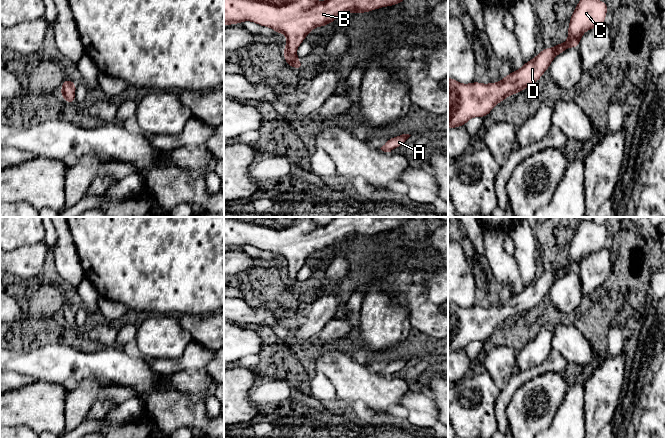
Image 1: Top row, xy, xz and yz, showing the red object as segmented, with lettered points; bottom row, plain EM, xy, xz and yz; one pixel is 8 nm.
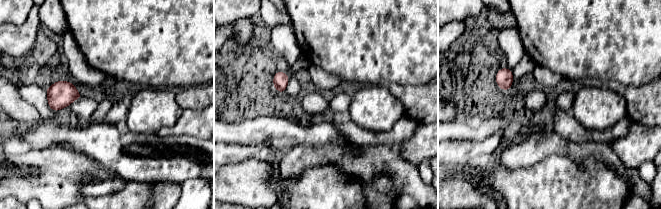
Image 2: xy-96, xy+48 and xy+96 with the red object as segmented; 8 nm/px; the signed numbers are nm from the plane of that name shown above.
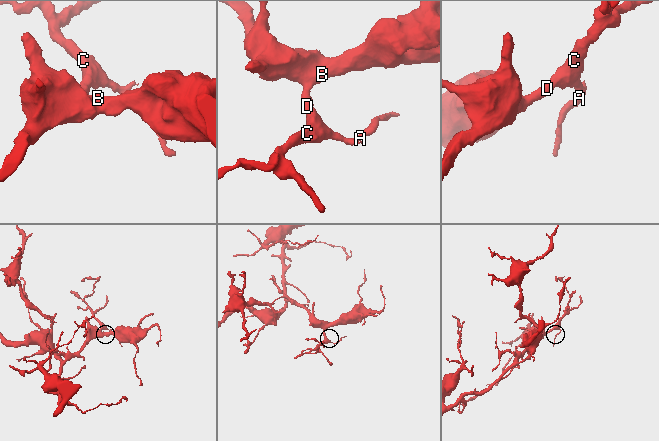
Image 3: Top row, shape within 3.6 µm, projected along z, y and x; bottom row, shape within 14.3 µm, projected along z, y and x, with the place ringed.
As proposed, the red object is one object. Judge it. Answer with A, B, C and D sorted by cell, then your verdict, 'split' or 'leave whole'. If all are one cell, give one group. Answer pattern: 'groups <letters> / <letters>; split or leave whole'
groups A B C D; leave whole

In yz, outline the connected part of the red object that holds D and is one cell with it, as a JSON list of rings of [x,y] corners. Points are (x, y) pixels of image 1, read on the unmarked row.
[[[593,220],[580,222],[570,242],[568,264],[552,272],[544,272],[498,307],[474,305],[462,308],[448,301],[448,353],[464,350],[473,341],[486,341],[496,328],[537,306],[557,279],[571,271],[579,272],[580,263],[586,255],[605,247],[607,234],[605,225],[596,224]]]

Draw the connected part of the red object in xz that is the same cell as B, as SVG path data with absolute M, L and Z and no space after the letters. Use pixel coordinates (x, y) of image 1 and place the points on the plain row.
M224 217L224 250L247 244L272 252L276 257L283 257L287 263L284 270L285 286L301 294L303 287L297 281L297 271L314 252L327 250L350 236L366 237L400 228L414 218L421 217L336 217L326 225L317 225L311 217Z

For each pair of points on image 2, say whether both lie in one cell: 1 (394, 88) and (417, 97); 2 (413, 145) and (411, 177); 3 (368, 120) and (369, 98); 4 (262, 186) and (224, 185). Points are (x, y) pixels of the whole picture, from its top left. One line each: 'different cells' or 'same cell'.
1: same cell
2: different cells
3: same cell
4: same cell

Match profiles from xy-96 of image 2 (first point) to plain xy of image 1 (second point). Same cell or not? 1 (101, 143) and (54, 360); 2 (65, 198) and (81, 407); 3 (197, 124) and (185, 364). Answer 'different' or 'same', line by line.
1: same
2: different
3: same

